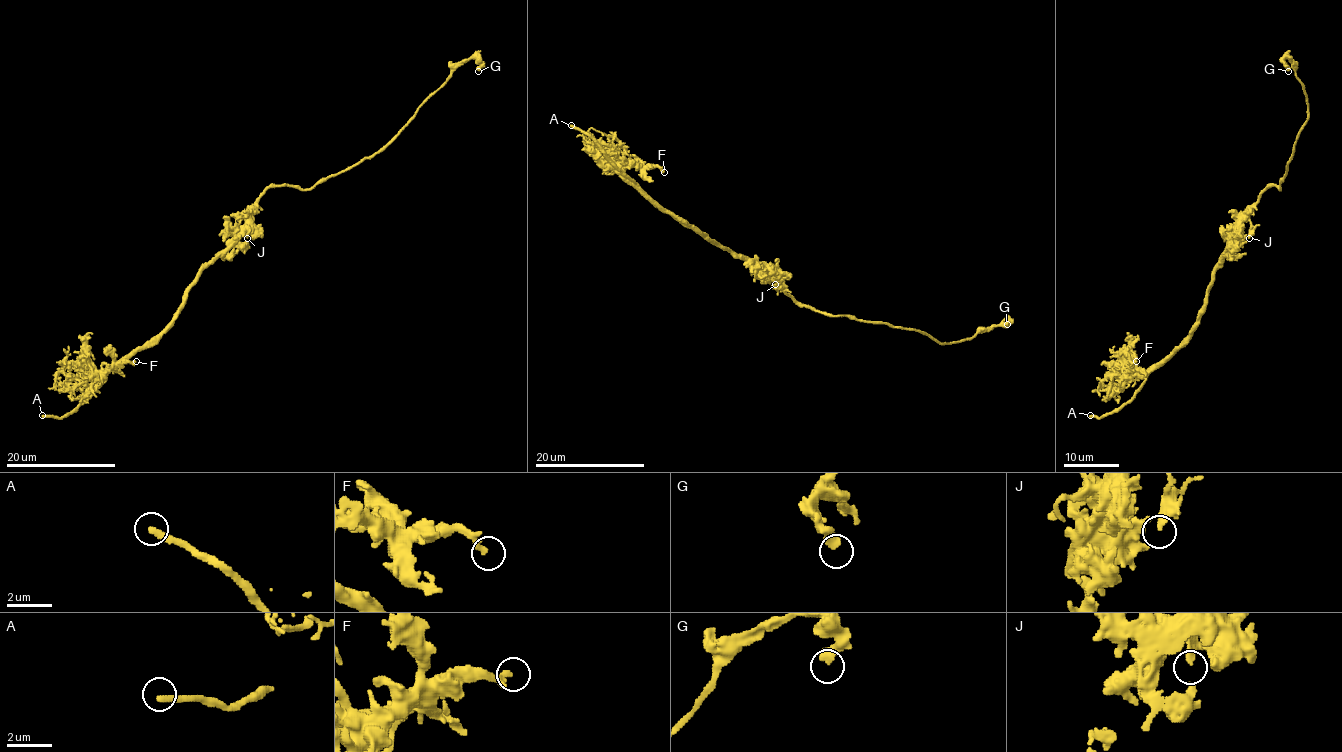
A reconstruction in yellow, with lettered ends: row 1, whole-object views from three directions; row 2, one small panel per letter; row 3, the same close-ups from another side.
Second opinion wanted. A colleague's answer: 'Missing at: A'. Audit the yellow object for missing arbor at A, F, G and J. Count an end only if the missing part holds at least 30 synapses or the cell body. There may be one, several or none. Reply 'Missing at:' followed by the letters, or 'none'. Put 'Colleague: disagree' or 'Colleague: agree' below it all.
Missing at: A
Colleague: agree

